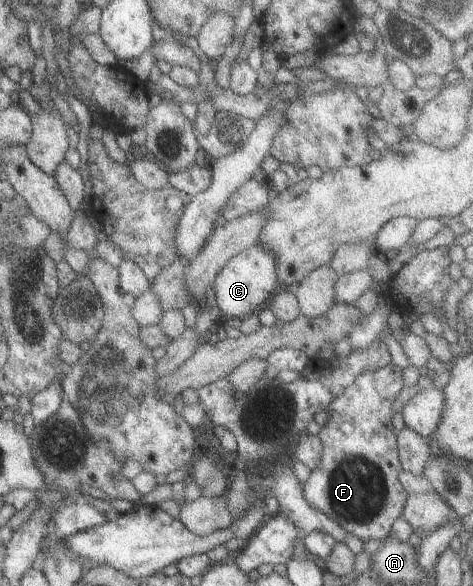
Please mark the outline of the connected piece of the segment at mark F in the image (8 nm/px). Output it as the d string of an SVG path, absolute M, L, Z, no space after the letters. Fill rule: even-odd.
M388 363L382 368L358 375L351 385L344 387L339 395L334 396L326 409L328 421L320 427L317 435L321 444L318 464L301 483L302 496L311 507L362 542L382 540L391 534L391 525L401 515L407 497L397 479L401 466L391 423L391 416L394 414L391 408L403 387L401 369Z

